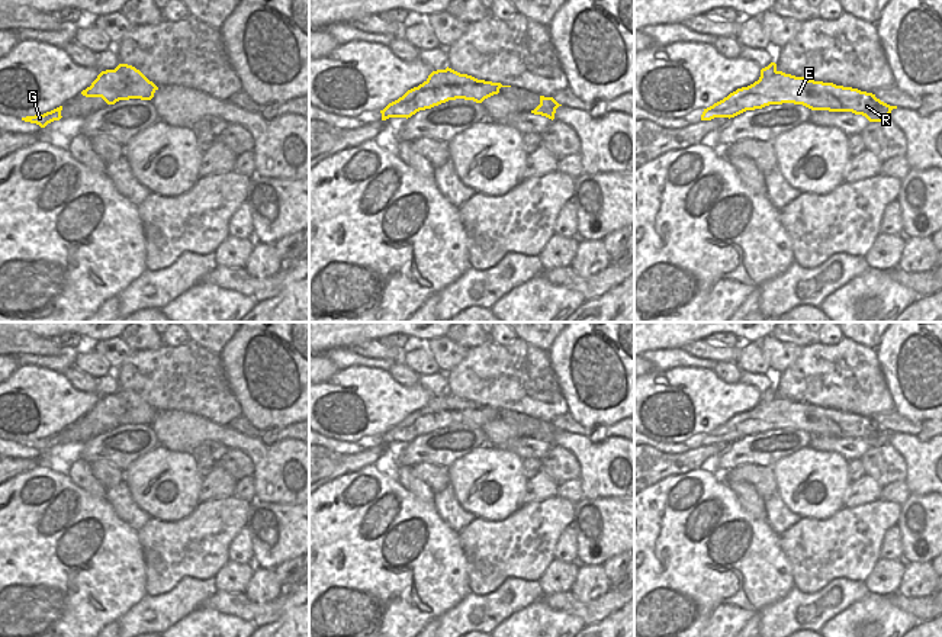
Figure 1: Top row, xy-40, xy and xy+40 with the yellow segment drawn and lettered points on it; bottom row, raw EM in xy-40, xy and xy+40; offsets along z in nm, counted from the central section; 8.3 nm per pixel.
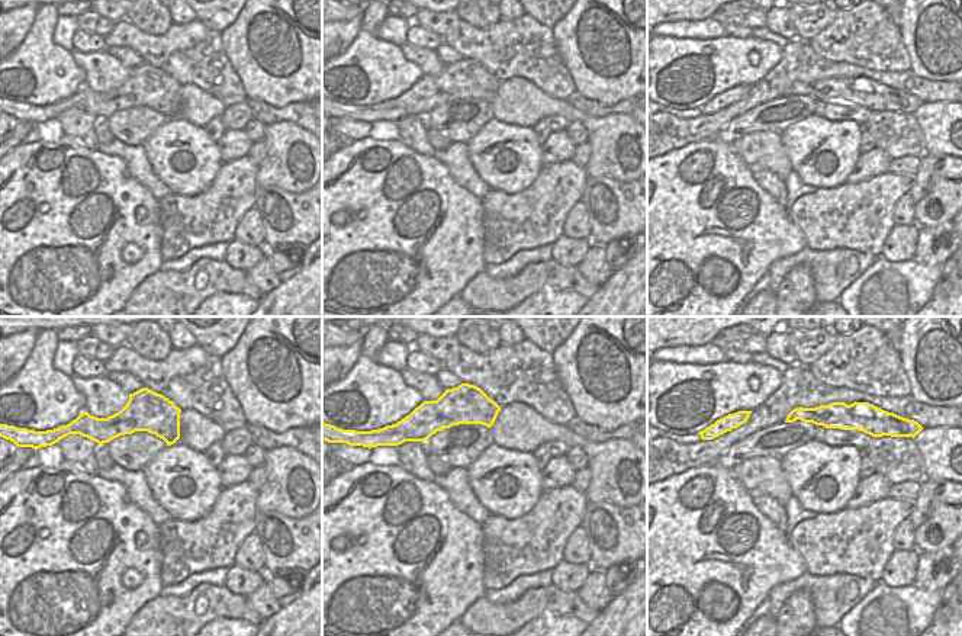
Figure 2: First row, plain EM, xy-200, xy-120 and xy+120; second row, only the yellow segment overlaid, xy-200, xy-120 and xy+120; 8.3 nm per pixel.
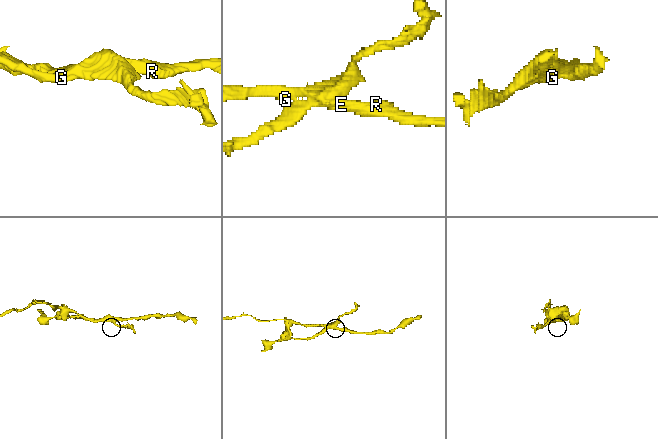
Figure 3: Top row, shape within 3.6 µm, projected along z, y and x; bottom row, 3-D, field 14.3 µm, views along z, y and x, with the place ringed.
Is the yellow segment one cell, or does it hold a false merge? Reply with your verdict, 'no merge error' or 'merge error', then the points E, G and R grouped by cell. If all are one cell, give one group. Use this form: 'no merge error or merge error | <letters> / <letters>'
merge error | E R / G

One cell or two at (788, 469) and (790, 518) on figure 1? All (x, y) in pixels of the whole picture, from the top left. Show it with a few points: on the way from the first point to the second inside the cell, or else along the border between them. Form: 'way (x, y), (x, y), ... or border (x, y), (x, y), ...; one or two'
border (777, 492), (783, 502), (801, 517); two

